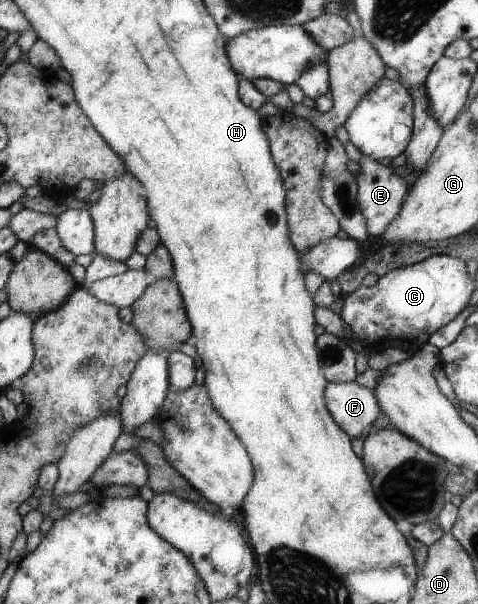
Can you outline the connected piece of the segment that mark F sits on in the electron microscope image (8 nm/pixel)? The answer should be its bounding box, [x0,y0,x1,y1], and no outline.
[323,381,382,439]

